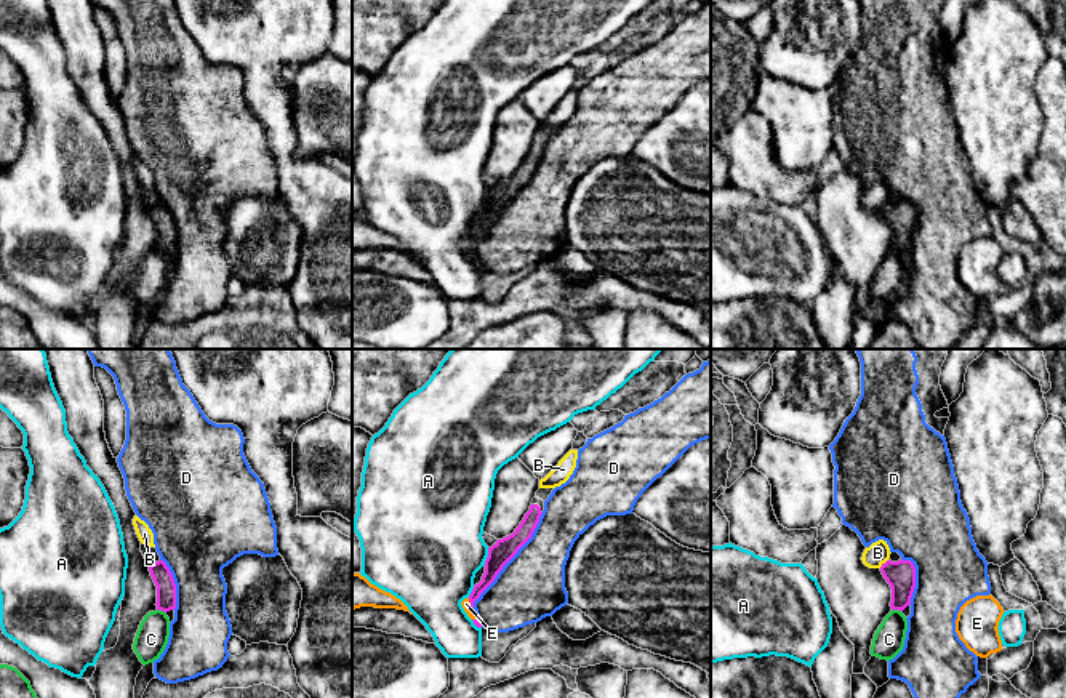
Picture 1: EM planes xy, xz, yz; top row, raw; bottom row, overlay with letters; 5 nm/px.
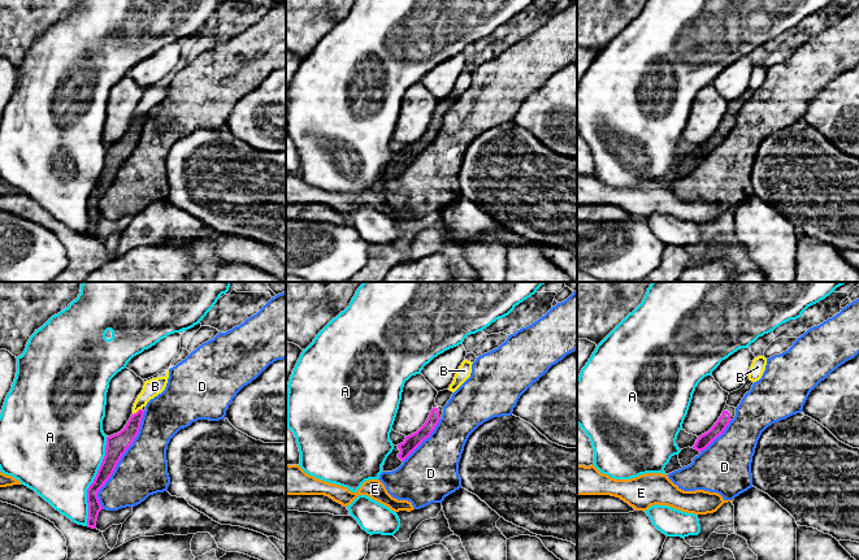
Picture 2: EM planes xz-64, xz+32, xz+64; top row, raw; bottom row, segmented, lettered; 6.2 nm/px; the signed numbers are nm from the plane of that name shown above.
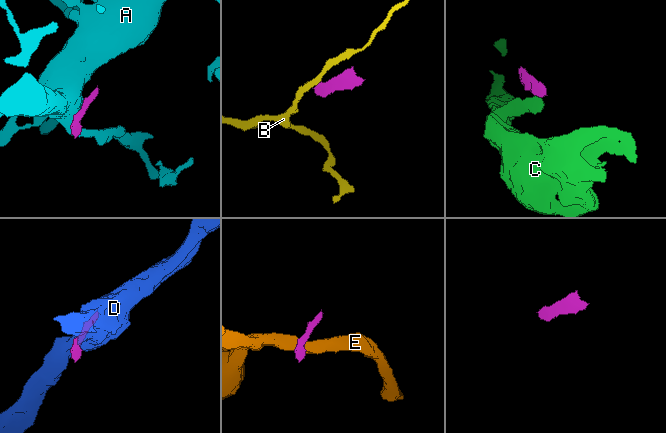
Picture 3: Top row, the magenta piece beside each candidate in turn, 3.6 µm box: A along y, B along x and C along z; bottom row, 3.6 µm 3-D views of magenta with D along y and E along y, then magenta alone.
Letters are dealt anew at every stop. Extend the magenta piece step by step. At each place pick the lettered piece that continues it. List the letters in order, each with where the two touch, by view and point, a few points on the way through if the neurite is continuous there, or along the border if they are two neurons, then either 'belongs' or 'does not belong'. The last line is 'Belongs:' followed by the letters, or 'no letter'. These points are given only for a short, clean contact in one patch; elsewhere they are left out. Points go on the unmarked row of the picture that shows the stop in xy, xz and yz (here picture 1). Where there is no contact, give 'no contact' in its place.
A: meets magenta in xz at (488, 197); does not belong
B: meets magenta in yz at (882, 205); border along yz (887, 200), (879, 208); does not belong
C: meets magenta in yz at (897, 250); border along yz (892, 250), (901, 253); does not belong
D: meets magenta in xz at (508, 202); does not belong
E: meets magenta in xz at (471, 247); border along xz (468, 239), (474, 255); does not belong
Belongs: no letter

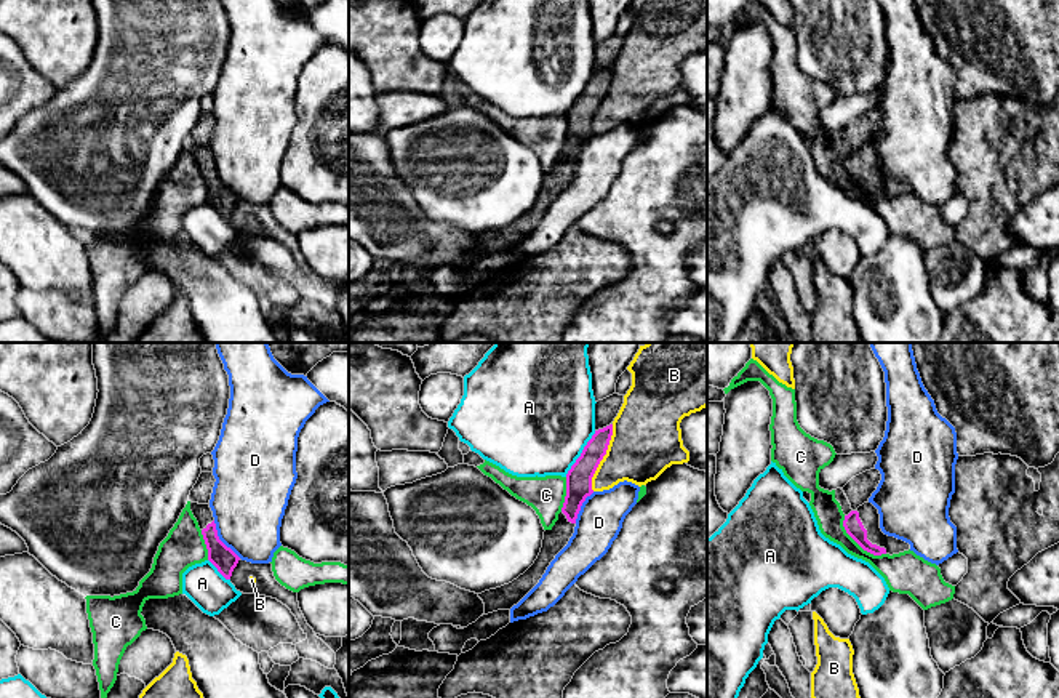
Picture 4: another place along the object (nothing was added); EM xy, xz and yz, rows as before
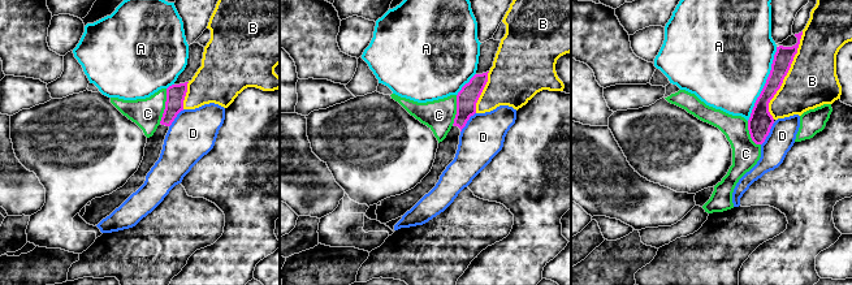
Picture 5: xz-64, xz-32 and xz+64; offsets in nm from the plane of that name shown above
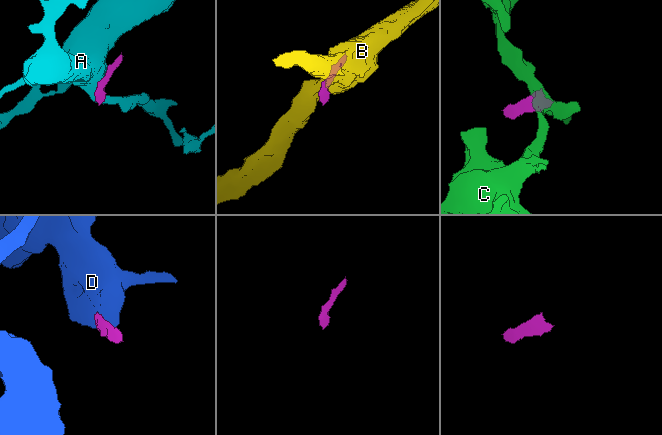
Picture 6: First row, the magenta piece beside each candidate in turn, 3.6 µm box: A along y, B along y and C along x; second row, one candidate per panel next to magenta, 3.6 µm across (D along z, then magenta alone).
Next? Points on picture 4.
A: meets magenta in xz at (581, 95); does not belong
B: meets magenta in xz at (602, 100); does not belong
C: meets magenta in yz at (858, 184); border along yz (843, 157), (843, 170), (864, 191), (874, 196), (885, 196); does not belong
D: meets magenta in xy at (219, 181); border along xy (213, 162), (218, 178), (240, 199); does not belong
Belongs: no letter

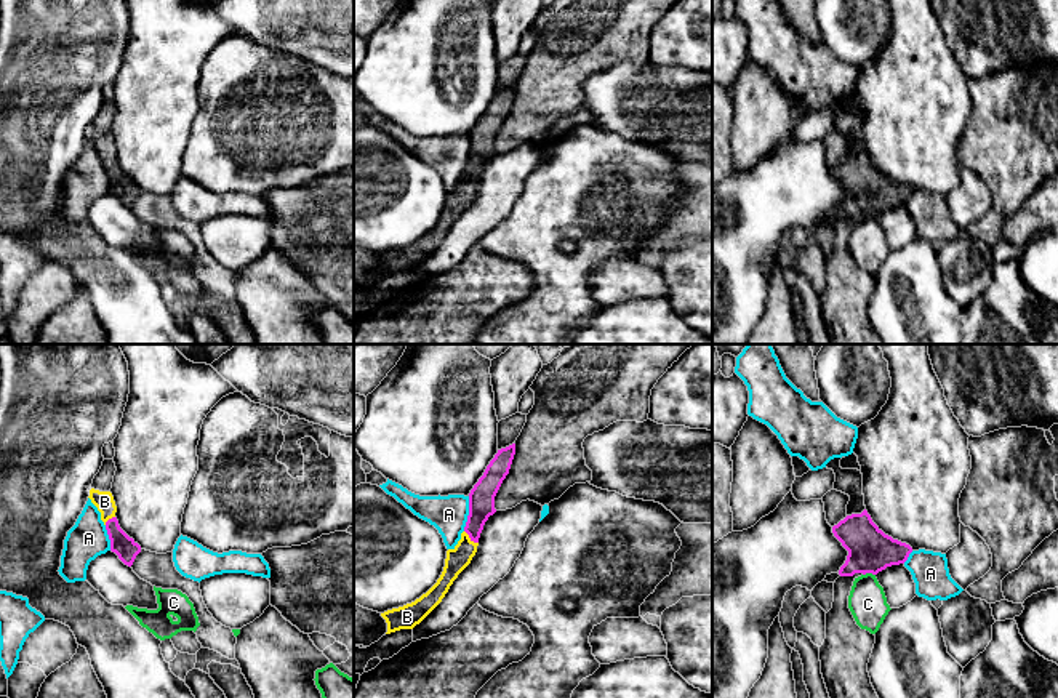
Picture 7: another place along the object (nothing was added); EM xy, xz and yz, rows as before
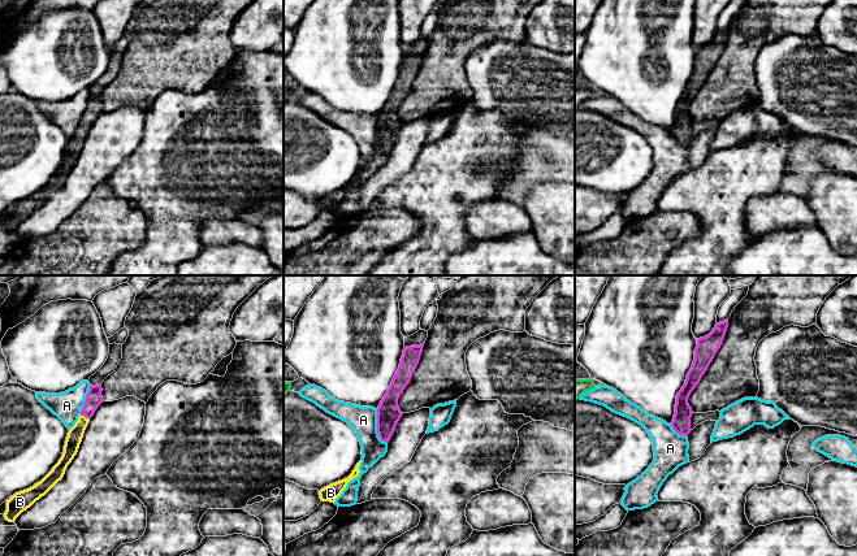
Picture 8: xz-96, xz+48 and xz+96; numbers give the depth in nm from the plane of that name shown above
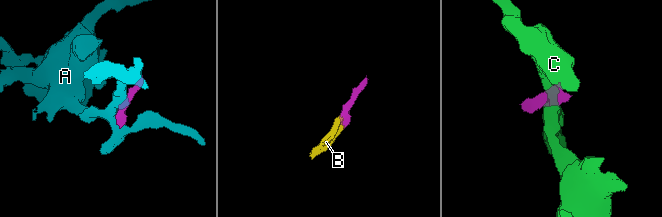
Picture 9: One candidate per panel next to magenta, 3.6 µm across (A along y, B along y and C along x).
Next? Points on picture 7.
A: meets magenta in xz at (469, 156); border along xz (469, 138), (469, 156), (463, 172); does not belong
B: meets magenta in xz at (471, 180); runs through xz (482, 138), (471, 180), (460, 199); belongs
C: meets magenta in yz at (868, 213); border along yz (874, 215), (863, 216); does not belong
Belongs: B

